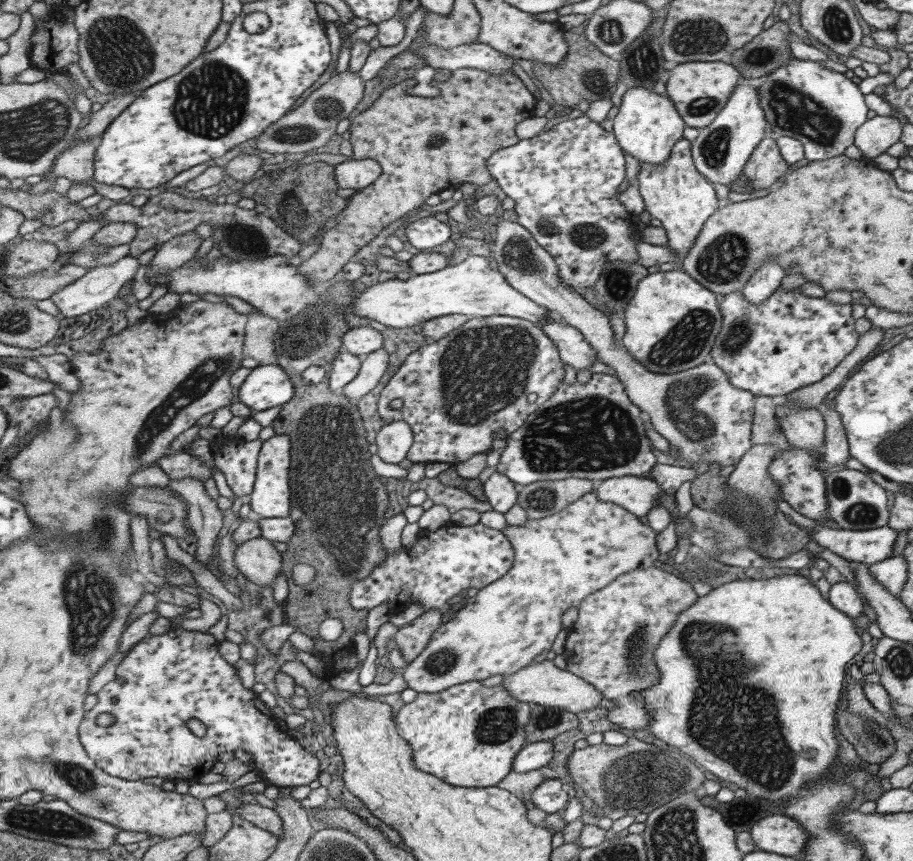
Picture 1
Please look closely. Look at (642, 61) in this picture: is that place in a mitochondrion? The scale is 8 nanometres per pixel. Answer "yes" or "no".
yes

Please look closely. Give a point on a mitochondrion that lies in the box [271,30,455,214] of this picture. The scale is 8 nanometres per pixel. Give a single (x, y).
(438, 139)

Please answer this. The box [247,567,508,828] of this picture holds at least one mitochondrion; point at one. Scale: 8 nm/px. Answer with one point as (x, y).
(443, 661)

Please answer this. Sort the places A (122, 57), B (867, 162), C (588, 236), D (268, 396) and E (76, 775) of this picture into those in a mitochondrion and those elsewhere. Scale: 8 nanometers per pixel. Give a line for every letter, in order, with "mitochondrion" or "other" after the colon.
A: mitochondrion
B: other
C: mitochondrion
D: other
E: mitochondrion

